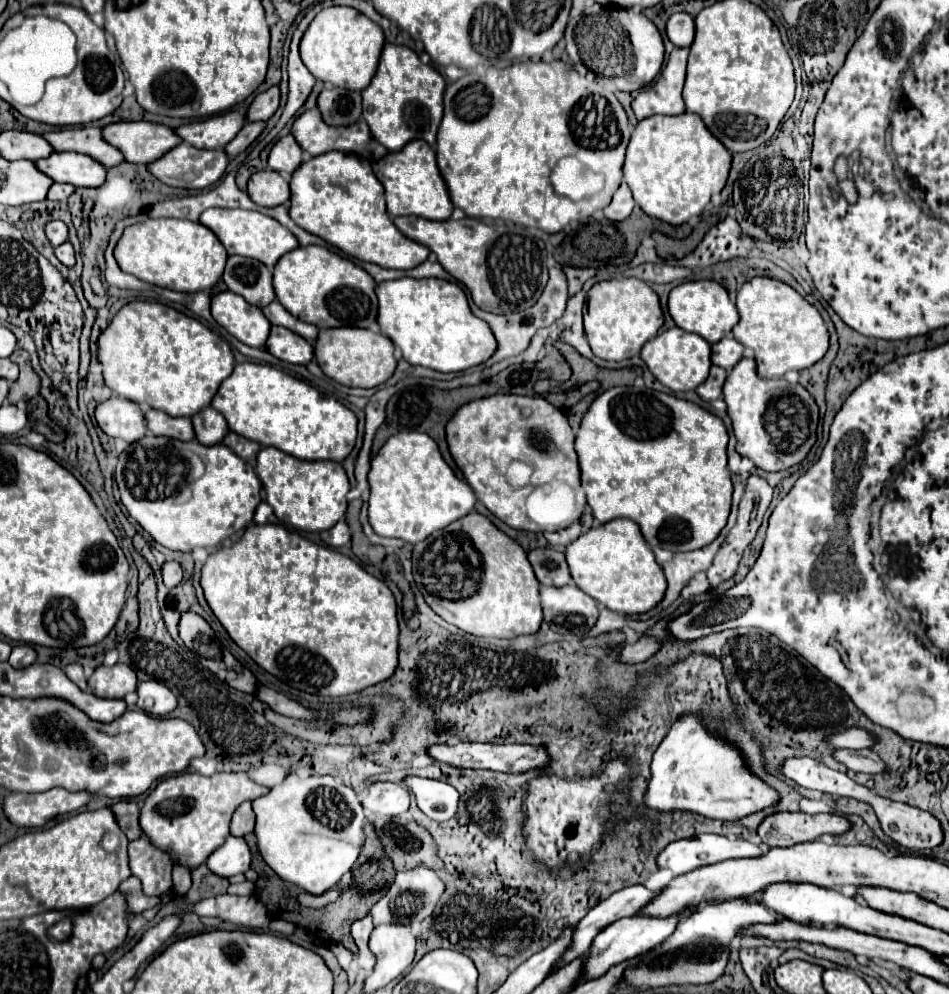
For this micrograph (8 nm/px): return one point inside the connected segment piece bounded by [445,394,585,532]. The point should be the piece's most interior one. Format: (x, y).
(484, 434)

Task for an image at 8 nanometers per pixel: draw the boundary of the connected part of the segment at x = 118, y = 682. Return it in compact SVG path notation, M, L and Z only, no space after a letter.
M115 664L111 668L99 666L99 668L95 668L95 672L89 678L89 688L99 698L125 698L125 694L135 692L135 684L137 684L137 676L127 664Z

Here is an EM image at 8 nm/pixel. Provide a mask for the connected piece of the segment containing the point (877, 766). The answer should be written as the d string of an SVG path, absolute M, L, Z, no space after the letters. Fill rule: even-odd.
M835 750L833 758L835 758L835 762L843 764L845 768L849 768L853 772L879 774L885 770L883 760L871 750Z

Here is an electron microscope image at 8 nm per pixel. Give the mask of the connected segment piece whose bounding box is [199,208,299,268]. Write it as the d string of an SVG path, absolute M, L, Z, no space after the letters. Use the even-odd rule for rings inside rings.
M209 208L199 216L199 222L213 230L213 234L219 238L219 242L225 246L227 254L239 254L253 260L263 262L267 268L273 268L273 264L287 252L295 250L299 246L297 238L281 226L277 220L263 216L261 212L251 210L223 210L223 208Z

